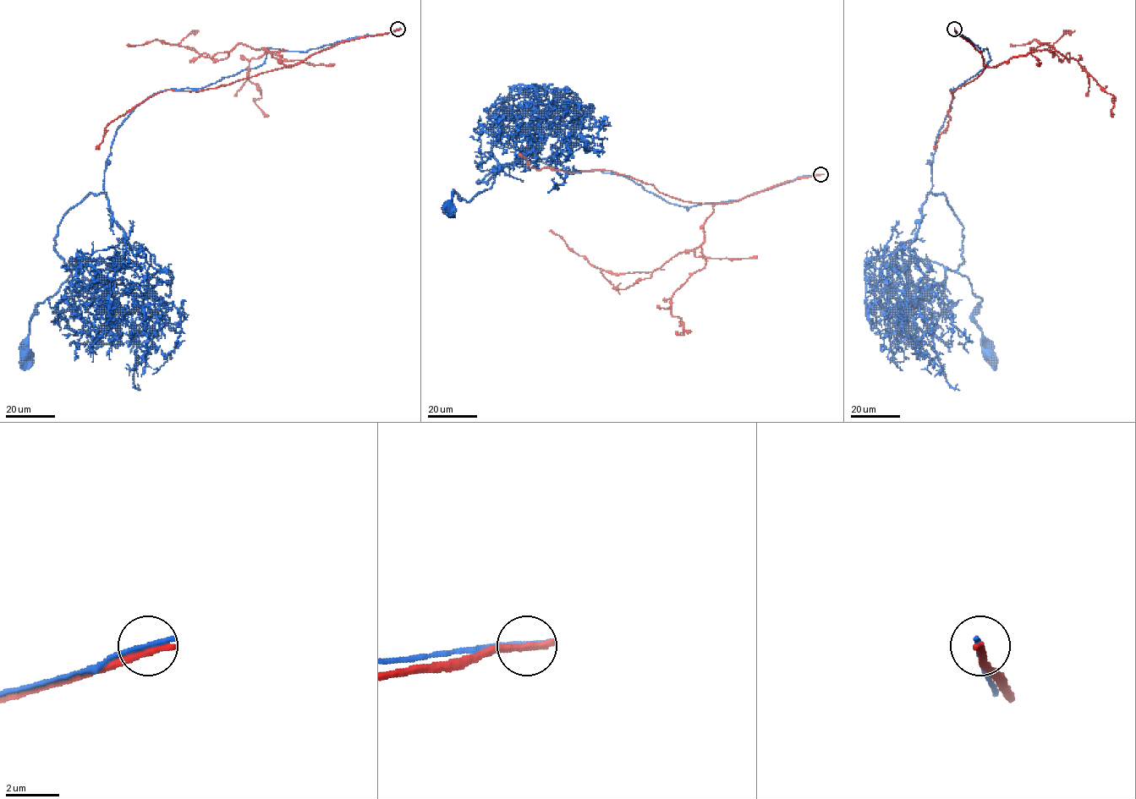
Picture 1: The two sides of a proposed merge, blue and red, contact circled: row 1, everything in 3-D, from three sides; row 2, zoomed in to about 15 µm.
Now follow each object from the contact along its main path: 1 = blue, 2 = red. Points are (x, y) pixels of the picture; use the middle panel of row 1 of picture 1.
1: (820, 174), (688, 210), (526, 150), (447, 208)
2: (820, 174), (736, 201), (703, 204), (602, 169), (535, 169), (518, 154)

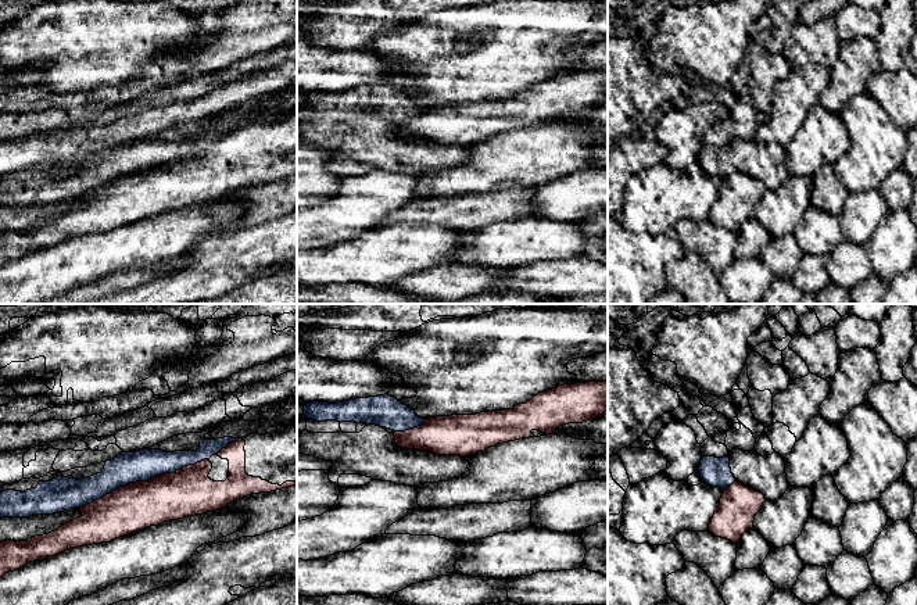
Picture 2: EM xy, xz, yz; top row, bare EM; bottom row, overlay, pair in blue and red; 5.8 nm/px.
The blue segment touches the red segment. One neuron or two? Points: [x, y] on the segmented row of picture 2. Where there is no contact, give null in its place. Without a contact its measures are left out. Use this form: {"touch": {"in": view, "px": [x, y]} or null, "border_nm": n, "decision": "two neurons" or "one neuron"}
{"touch": {"in": "xy", "px": [142, 480]}, "border_nm": 800, "decision": "two neurons"}

